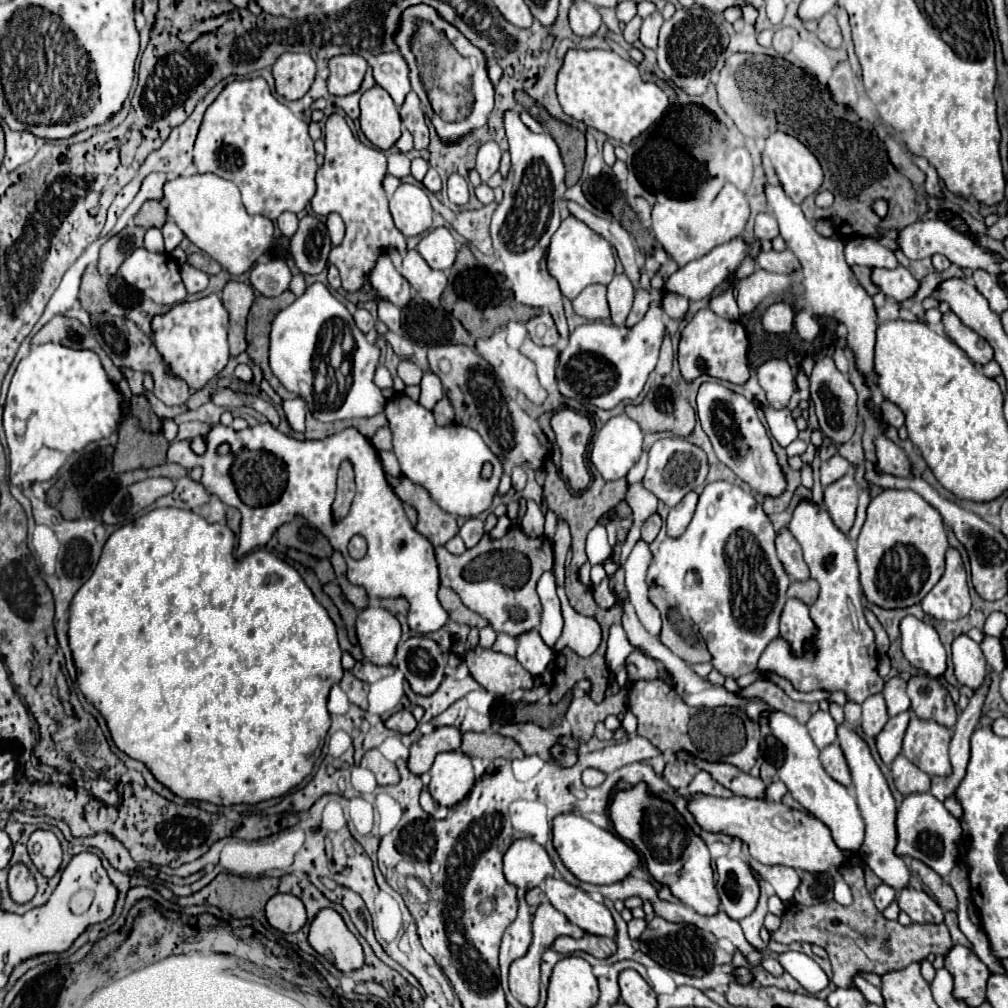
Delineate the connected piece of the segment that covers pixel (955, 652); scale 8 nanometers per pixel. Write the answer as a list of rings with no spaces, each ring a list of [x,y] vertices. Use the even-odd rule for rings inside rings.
[[[960,635],[952,643],[952,663],[954,663],[954,673],[960,685],[966,685],[976,691],[980,683],[984,683],[988,675],[986,659],[980,651],[980,645],[972,641],[968,635]]]

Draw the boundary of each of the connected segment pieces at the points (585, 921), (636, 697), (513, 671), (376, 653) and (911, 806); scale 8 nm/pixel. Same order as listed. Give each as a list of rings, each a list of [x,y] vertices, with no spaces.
[[[548,877],[544,881],[544,893],[550,903],[568,917],[570,923],[578,925],[586,933],[600,937],[616,937],[616,923],[604,903],[596,903],[582,889],[568,885],[564,879]]]
[[[654,679],[632,683],[628,691],[628,709],[638,719],[636,733],[646,737],[662,753],[676,753],[680,749],[686,749],[694,757],[730,763],[742,771],[750,771],[758,759],[758,723],[752,723],[752,719],[748,719],[740,707],[688,707],[668,683]]]
[[[470,649],[466,653],[466,665],[470,675],[490,693],[494,695],[510,695],[516,689],[532,689],[536,679],[528,675],[524,667],[516,661],[516,657],[496,653],[492,649]]]
[[[366,607],[356,619],[358,643],[362,653],[374,665],[390,665],[396,655],[396,645],[400,641],[398,619],[382,607]]]
[[[916,793],[904,797],[898,817],[896,817],[896,829],[898,829],[898,855],[910,855],[928,867],[932,867],[942,879],[948,877],[952,867],[958,863],[960,857],[960,843],[962,843],[962,827],[960,821],[946,811],[946,807],[932,795],[932,793]]]

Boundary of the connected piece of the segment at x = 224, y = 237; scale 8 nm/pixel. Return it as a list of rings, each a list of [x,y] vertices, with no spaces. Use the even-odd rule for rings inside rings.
[[[204,173],[166,181],[164,199],[168,201],[168,217],[182,233],[232,275],[246,273],[272,243],[274,223],[262,215],[248,215],[238,187],[218,175]]]

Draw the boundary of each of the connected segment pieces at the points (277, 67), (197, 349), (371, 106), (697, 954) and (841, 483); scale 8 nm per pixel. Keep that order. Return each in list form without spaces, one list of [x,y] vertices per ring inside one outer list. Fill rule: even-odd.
[[[284,53],[272,65],[272,75],[276,79],[276,91],[288,101],[302,99],[314,83],[316,63],[304,53]]]
[[[216,293],[174,305],[164,315],[154,315],[152,321],[154,345],[160,351],[164,365],[170,375],[184,379],[190,387],[190,393],[200,391],[212,377],[216,377],[228,363],[228,313]]]
[[[378,85],[360,97],[360,127],[378,149],[390,149],[400,137],[398,109],[392,97]]]
[[[654,917],[648,923],[646,931],[640,937],[640,951],[646,953],[656,963],[660,963],[662,967],[692,977],[702,977],[704,973],[712,971],[712,967],[732,961],[732,955],[728,955],[716,945],[716,937],[712,933],[702,931],[688,923],[670,923],[662,917]]]
[[[846,473],[842,479],[824,489],[824,507],[842,533],[848,533],[854,523],[858,498],[859,489],[852,473]]]

